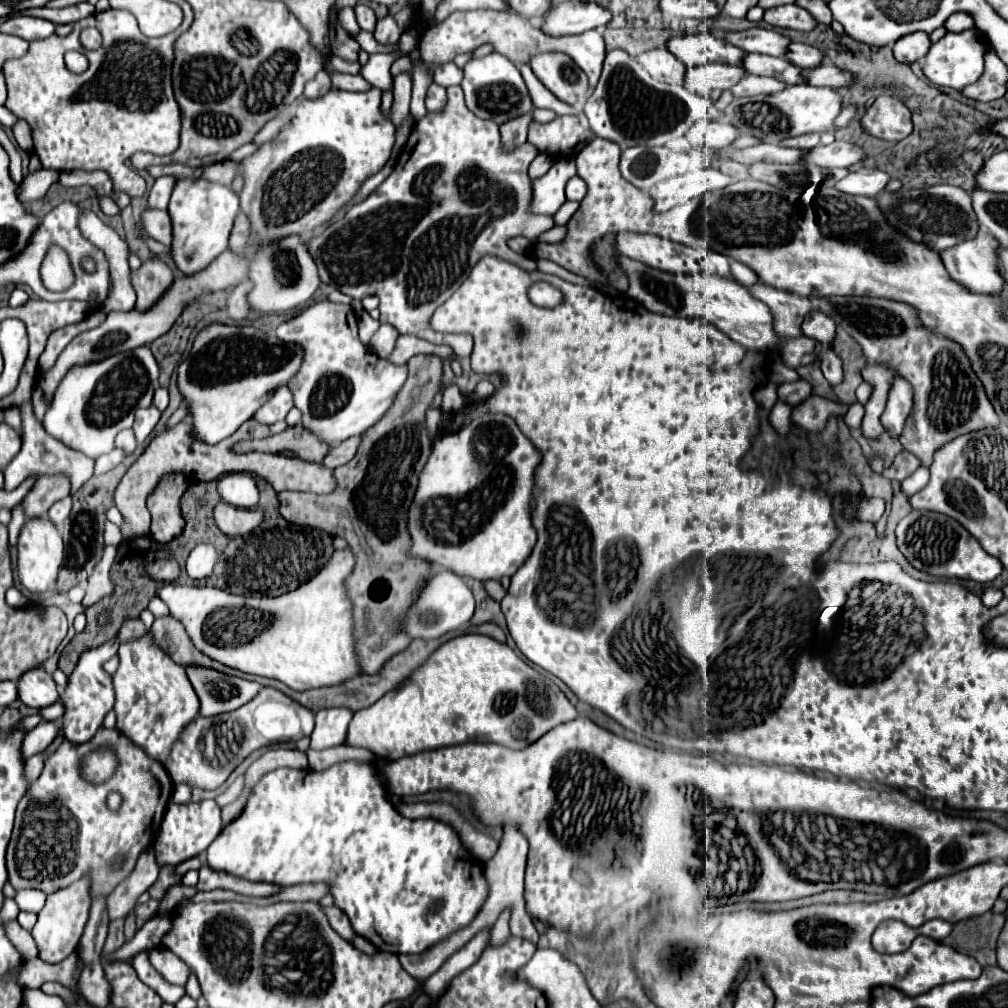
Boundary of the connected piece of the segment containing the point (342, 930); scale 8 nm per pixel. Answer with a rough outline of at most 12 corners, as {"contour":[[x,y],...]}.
{"contour":[[322,907],[330,927],[344,939],[356,933],[348,917],[336,907]]}

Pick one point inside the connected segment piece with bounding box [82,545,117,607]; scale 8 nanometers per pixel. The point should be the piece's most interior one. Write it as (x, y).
(99, 585)

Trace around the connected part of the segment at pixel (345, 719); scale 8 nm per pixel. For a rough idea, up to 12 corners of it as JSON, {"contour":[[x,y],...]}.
{"contour":[[318,711],[310,747],[346,743],[352,711]]}

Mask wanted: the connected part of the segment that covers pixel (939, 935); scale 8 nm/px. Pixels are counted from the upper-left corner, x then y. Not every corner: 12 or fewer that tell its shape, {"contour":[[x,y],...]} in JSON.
{"contour":[[932,919],[918,929],[934,941],[950,935],[952,923]]}

